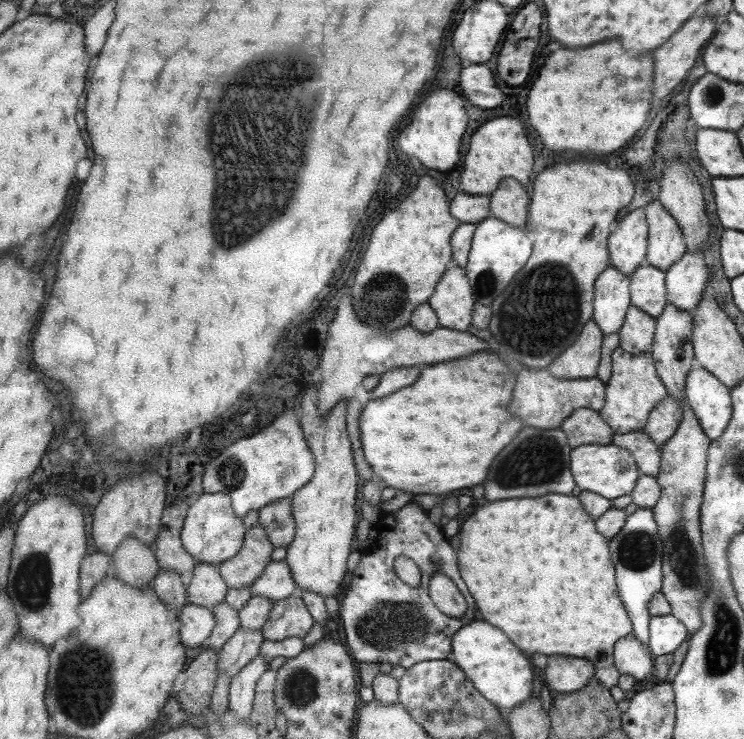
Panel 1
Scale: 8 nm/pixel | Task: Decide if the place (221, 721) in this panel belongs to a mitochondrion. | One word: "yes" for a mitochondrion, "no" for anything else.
no

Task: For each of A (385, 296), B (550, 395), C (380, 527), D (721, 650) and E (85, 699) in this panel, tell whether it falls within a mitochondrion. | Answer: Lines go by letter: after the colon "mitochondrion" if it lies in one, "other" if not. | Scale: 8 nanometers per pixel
A: mitochondrion
B: other
C: other
D: mitochondrion
E: mitochondrion

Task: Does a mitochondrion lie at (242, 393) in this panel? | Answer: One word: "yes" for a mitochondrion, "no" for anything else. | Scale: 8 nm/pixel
no

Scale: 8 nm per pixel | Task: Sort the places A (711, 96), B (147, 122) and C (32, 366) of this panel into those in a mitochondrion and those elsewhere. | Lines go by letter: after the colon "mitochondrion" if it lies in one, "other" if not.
A: mitochondrion
B: other
C: other

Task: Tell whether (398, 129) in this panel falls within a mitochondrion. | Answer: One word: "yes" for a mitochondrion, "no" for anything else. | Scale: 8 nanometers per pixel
no

